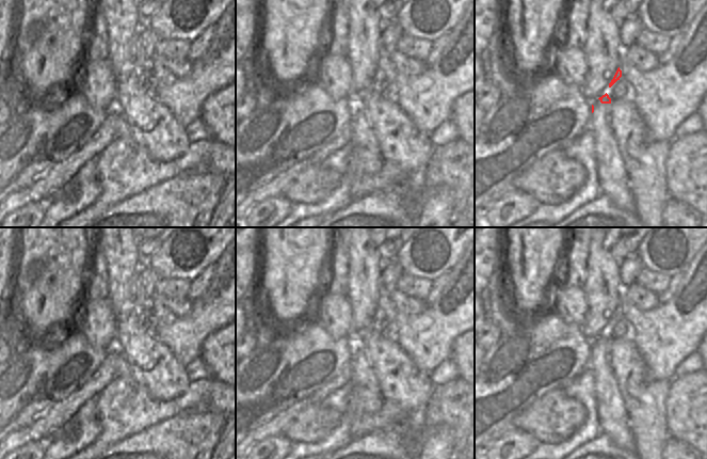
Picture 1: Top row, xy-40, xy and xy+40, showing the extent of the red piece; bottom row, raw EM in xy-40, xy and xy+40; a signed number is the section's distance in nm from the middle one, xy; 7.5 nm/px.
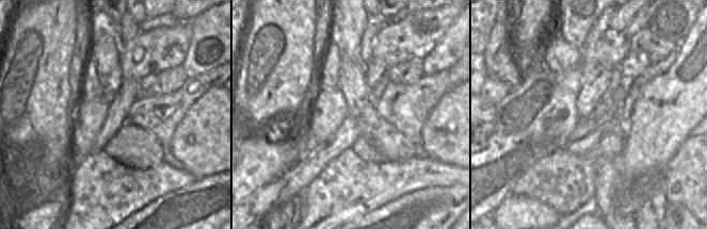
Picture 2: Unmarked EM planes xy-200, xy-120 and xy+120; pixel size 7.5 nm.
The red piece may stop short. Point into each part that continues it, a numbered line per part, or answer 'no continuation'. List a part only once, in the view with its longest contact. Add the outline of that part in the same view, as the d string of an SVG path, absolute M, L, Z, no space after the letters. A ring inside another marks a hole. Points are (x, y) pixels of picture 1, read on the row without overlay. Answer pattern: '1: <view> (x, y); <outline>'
1: xy+40 (617, 330); M622 315L607 331L611 338L622 338L626 333L626 322L628 320Z

